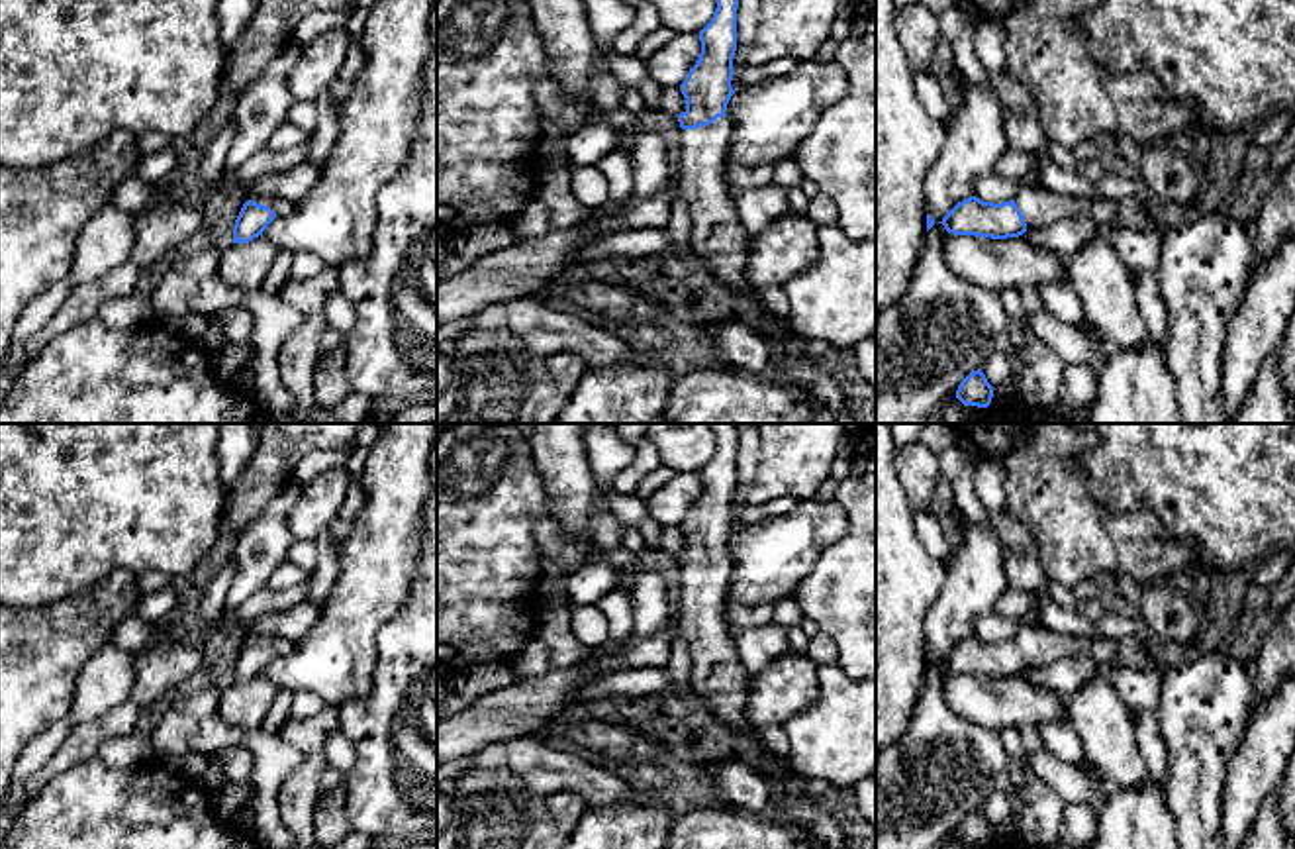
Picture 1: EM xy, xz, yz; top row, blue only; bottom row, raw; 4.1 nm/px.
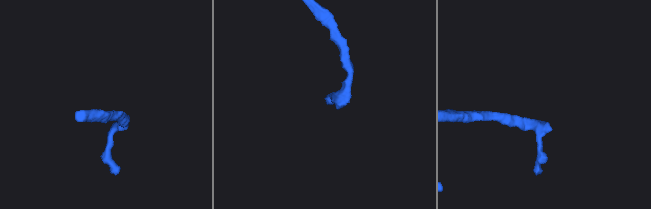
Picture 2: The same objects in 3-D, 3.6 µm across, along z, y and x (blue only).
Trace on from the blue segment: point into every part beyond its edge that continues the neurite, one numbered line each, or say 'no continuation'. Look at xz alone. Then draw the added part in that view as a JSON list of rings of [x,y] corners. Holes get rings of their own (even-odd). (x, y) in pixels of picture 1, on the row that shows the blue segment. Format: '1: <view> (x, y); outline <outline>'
1: xz (719, 240); outline [[[717,118],[703,127],[680,129],[678,143],[676,180],[688,198],[692,214],[690,253],[701,261],[701,271],[705,271],[715,284],[727,286],[752,300],[760,314],[766,316],[762,292],[754,290],[744,275],[752,235],[743,225],[729,194],[731,186],[727,184],[729,122]]]

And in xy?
1: xy (279, 206); outline [[[251,196],[251,200],[268,206],[276,216],[282,216],[292,208],[288,200],[274,198],[274,196]]]

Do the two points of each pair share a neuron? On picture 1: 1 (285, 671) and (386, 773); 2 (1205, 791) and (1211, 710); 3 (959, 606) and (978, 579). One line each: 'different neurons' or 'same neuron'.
1: different neurons
2: same neuron
3: same neuron

